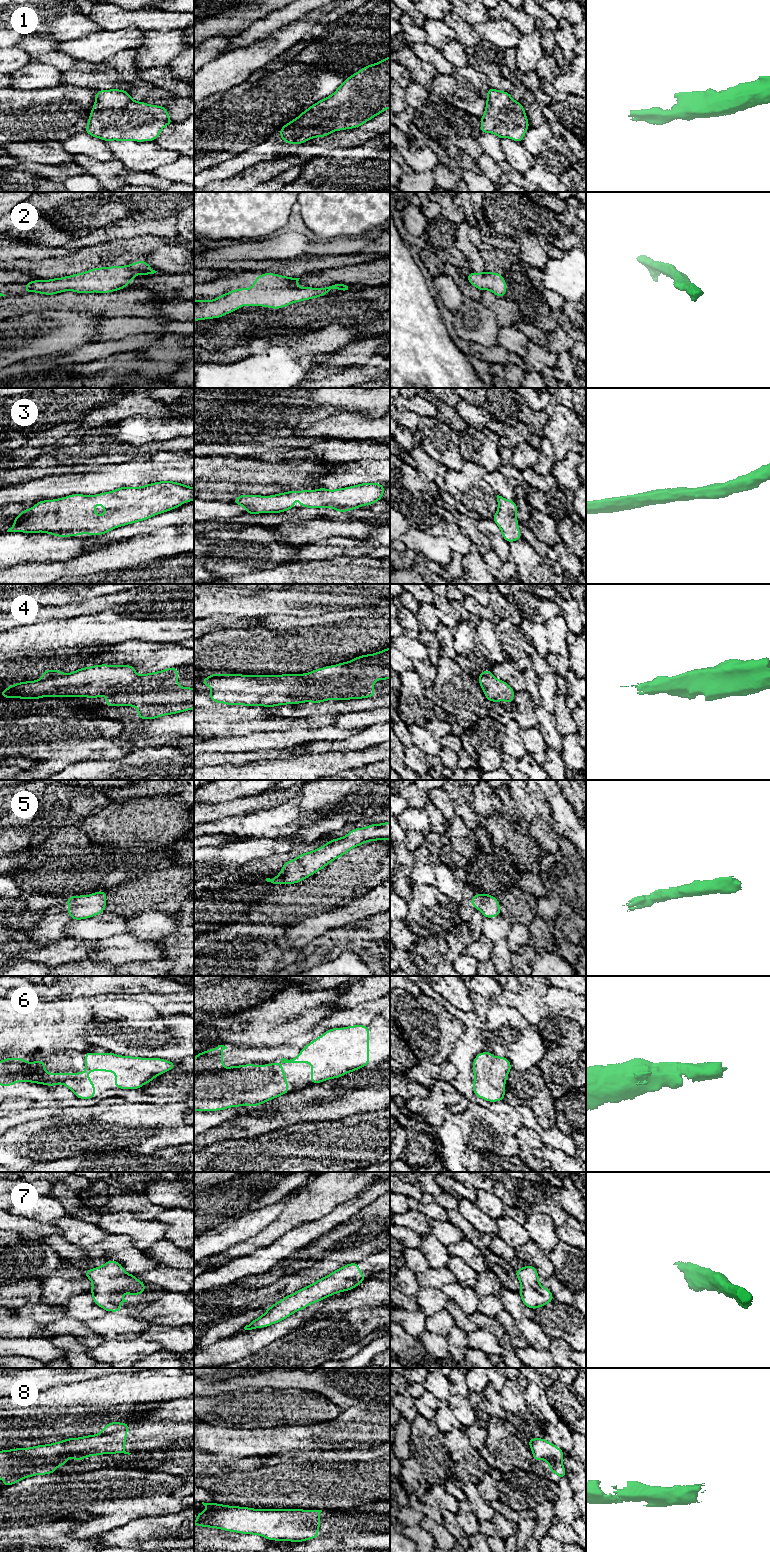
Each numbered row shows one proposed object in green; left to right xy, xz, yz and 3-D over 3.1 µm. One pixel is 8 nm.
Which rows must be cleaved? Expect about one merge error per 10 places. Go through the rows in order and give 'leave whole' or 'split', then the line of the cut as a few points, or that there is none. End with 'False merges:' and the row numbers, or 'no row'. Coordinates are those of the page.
1: leave whole; cut none
2: leave whole; cut none
3: leave whole; cut none
4: leave whole; cut none
5: leave whole; cut none
6: leave whole; cut none
7: leave whole; cut none
8: leave whole; cut none
False merges: no row

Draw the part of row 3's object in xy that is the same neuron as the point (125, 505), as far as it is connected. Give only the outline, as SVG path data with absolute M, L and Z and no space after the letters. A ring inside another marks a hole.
M159 481L141 487L120 487L113 491L104 492L93 496L72 494L56 500L49 499L39 501L34 507L25 509L13 519L15 522L13 526L7 530L7 532L44 532L57 537L78 536L80 534L101 535L106 534L114 528L125 526L127 524L133 524L134 522L140 522L157 514L178 508L184 502L190 502L192 500L194 500L194 488L173 481ZM99 502L102 503L100 507L106 509L107 513L96 516L95 506Z

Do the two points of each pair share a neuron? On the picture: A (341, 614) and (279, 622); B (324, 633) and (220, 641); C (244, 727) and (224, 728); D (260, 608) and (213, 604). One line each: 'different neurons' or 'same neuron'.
A: same neuron
B: same neuron
C: same neuron
D: same neuron

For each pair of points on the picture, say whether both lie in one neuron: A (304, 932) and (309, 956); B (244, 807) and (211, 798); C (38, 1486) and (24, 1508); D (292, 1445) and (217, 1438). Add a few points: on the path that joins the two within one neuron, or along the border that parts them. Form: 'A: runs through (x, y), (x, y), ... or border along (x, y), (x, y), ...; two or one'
A: border along (308, 944), (300, 948), (284, 948); two
B: border along (246, 795), (213, 804), (204, 804); two
C: runs through (38, 1491), (38, 1494), (29, 1503); one
D: runs through (273, 1442), (236, 1442); one

